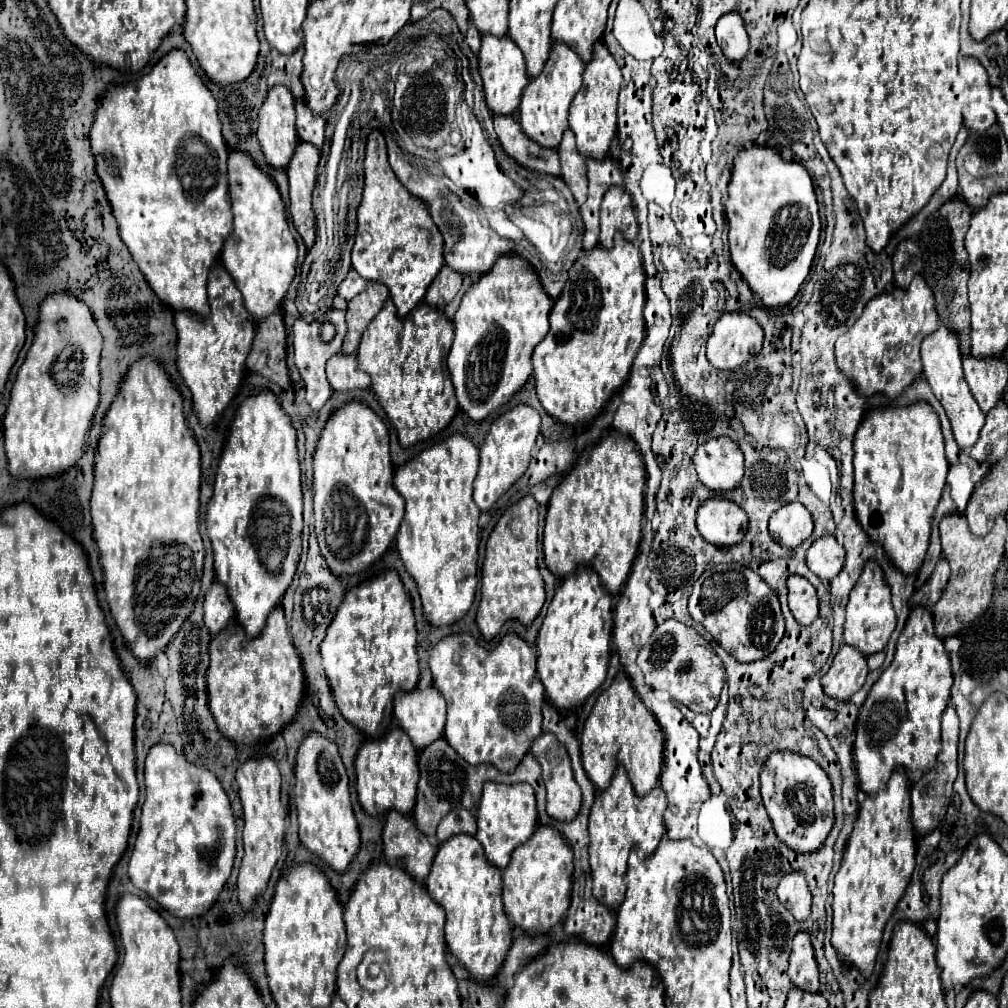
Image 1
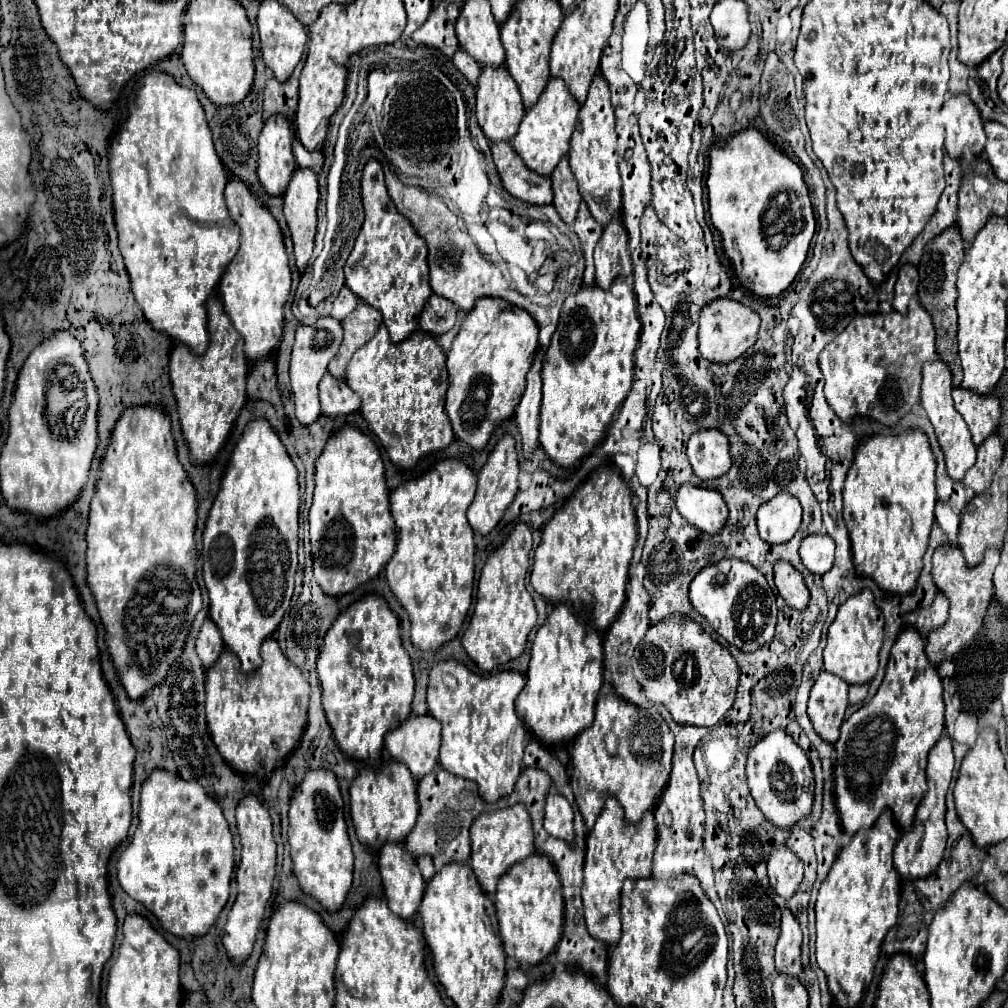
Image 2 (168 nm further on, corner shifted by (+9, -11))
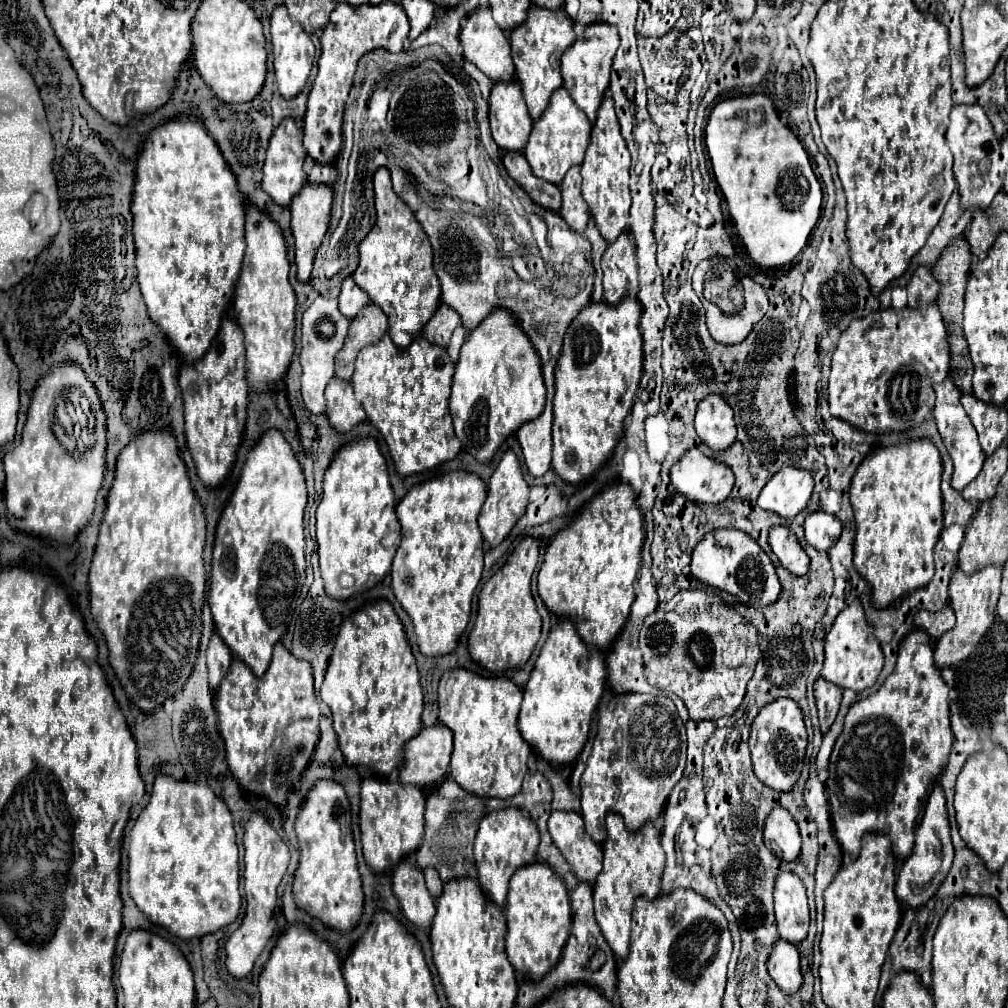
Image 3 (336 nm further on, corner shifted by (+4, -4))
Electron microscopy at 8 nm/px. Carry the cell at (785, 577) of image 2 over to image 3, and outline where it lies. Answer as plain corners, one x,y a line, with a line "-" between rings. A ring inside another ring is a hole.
772,527
768,543
784,569
788,569
794,577
808,575
808,555
804,553
796,535
788,527

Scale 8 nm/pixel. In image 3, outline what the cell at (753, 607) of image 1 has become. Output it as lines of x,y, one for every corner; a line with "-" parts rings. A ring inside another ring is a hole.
724,529
716,531
712,535
706,535
692,553
692,575
716,591
726,591
732,597
738,599
740,605
752,607
752,609
764,609
778,601
782,587
776,575
776,569
770,561
770,557
756,545
756,541
736,529

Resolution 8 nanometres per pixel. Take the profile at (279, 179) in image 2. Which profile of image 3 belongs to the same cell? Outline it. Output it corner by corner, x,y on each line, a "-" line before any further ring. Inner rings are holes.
288,117
284,119
272,133
270,143
268,143
268,151
266,151
266,161
264,161
264,177
262,177
262,189
272,197
272,201
276,201
278,205
288,207
290,199
302,189
302,185
306,183
306,173
302,169
304,165
304,157
306,157
306,149
302,145
302,129
300,125

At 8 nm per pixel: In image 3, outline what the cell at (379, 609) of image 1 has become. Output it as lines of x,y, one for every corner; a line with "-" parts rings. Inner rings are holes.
378,599
344,619
328,659
320,697
332,709
334,731
350,765
368,765
378,775
388,775
400,767
404,743
422,727
424,701
416,659
402,621
386,599

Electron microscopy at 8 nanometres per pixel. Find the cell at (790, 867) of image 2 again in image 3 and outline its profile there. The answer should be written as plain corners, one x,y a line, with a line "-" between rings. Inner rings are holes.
774,807
768,815
764,827
764,843
774,855
778,855
786,863
796,861
800,857
802,839
794,819
786,809

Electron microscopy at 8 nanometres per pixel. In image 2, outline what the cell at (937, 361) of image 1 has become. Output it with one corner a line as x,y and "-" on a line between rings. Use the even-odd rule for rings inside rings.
933,360
923,364
923,386
921,386
921,406
925,408
935,434
939,438
941,450
945,454
945,464
947,464
947,474
951,476
951,480
963,480
965,472
975,464
977,458
977,448
971,440
969,428
963,424
963,418
959,416
959,412
955,412
953,408
953,398
951,398
951,370
947,368
947,364
943,364
941,360

